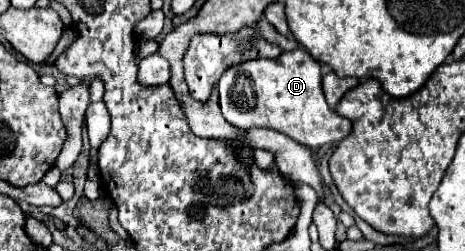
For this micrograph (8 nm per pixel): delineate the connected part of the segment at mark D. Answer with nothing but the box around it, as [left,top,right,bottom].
[219,48,351,150]

